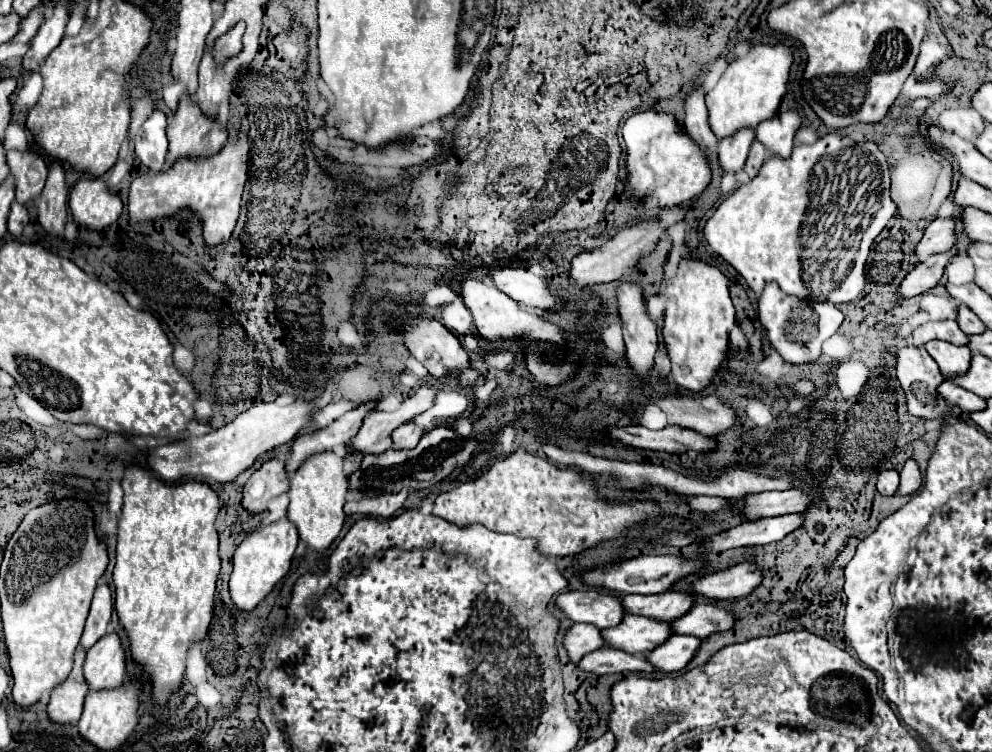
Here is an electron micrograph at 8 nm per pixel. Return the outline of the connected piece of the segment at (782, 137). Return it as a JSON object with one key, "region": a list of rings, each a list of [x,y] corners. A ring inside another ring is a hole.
{"region":[[[783,110],[777,116],[761,122],[755,128],[755,138],[773,154],[789,158],[793,148],[793,136],[801,124],[801,118],[795,110]]]}

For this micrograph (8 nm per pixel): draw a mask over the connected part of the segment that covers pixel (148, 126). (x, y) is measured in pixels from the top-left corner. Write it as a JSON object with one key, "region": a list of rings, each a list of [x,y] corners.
{"region":[[[153,110],[153,114],[143,122],[135,136],[135,154],[143,166],[149,170],[161,170],[167,154],[167,116],[161,110]]]}

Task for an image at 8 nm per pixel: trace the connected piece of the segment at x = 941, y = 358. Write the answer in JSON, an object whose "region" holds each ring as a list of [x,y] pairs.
{"region":[[[933,340],[927,342],[925,348],[937,360],[943,376],[955,376],[967,372],[971,362],[971,350],[967,346],[953,346],[951,342]]]}

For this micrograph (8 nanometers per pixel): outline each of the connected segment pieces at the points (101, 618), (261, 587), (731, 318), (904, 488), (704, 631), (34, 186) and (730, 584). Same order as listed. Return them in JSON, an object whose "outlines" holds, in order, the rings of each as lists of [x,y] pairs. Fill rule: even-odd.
{"outlines":[[[[99,584],[91,602],[91,610],[89,610],[89,618],[85,624],[85,632],[81,638],[81,646],[85,650],[89,650],[99,638],[103,638],[107,634],[107,626],[113,614],[113,596],[107,584]]],[[[287,518],[251,532],[245,542],[241,542],[241,546],[233,554],[233,572],[229,578],[229,592],[237,610],[251,612],[271,594],[275,584],[289,572],[297,542],[297,528]]],[[[689,258],[679,264],[679,270],[665,294],[669,304],[665,310],[663,338],[671,360],[671,378],[679,388],[687,392],[701,392],[711,384],[719,372],[719,366],[729,358],[729,330],[735,326],[735,308],[729,298],[729,280],[715,266]]],[[[909,458],[901,470],[901,484],[899,484],[899,492],[901,494],[911,494],[917,492],[921,486],[921,472],[919,472],[919,464]]],[[[701,604],[693,606],[687,614],[681,618],[671,620],[671,632],[673,634],[687,634],[705,638],[711,632],[723,632],[733,626],[733,616],[725,606],[715,604]]],[[[7,152],[7,166],[15,178],[15,200],[23,206],[33,202],[47,180],[47,160],[39,152]]],[[[737,564],[725,570],[709,572],[691,584],[691,594],[707,600],[731,600],[749,594],[761,582],[761,570],[755,564]]]]}

